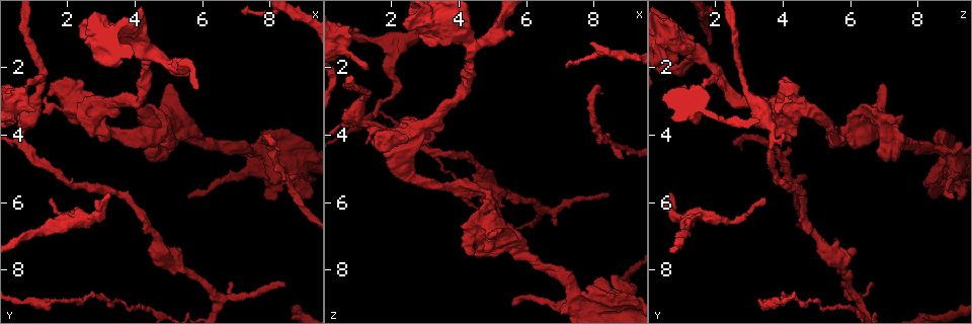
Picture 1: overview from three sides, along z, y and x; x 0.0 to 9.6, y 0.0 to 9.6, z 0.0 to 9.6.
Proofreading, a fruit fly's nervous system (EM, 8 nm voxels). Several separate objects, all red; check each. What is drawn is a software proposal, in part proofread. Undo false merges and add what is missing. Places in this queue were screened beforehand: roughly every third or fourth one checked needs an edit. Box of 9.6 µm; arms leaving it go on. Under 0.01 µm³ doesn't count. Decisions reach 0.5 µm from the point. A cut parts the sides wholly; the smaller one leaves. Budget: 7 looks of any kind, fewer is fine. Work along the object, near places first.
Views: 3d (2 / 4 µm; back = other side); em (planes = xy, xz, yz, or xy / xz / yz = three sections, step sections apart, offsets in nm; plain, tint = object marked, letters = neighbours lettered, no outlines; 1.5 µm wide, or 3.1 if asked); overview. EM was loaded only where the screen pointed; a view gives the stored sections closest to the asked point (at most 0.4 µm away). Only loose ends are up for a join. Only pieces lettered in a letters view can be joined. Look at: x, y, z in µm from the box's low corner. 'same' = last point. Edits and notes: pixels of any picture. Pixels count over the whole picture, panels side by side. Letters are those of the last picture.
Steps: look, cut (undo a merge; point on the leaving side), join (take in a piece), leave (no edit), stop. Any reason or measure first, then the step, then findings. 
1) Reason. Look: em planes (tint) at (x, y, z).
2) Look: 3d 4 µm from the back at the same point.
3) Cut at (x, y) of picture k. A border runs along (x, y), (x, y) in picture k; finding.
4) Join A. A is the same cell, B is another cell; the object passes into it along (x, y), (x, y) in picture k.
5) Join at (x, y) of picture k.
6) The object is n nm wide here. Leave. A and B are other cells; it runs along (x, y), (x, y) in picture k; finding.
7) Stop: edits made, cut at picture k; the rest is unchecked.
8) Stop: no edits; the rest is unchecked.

An open end. Look: em planes (plain) at (3.20, 5.75, 0.65).

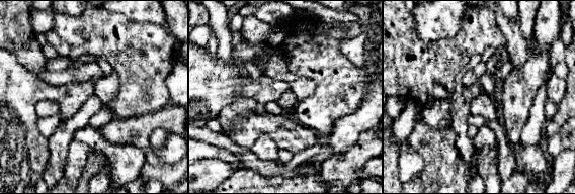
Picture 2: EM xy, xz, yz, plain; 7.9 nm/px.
With the object marked. Look: em planes (tint) at the same point.

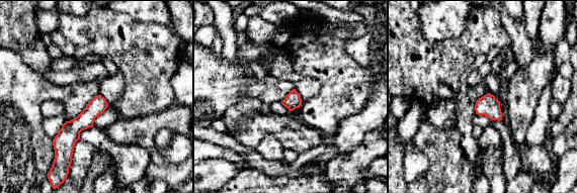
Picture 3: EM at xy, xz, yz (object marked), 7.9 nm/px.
Look: em planes (letters) at the same point.

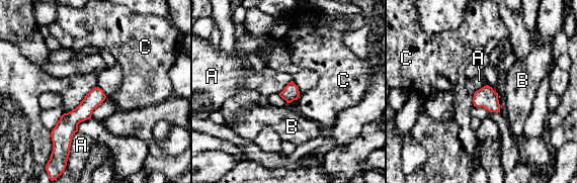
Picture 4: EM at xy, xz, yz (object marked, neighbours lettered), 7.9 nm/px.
Leave. A, B and C are other cells; it runs along (99, 91), (65, 128), (63, 141) in picture 4; no lettered piece goes on from it.

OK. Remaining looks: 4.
Look: em planes (letters) at (8.45, 8.45, 5.70).

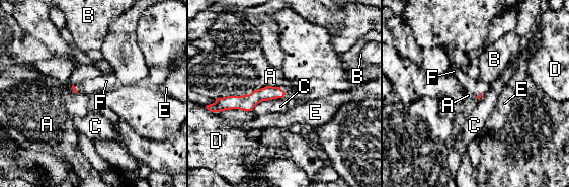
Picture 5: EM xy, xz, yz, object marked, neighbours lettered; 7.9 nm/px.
Join F. F is the same cell, A, B, C, D and E are other cells; the cell continues.

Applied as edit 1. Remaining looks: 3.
See it whole again. Look: overview.

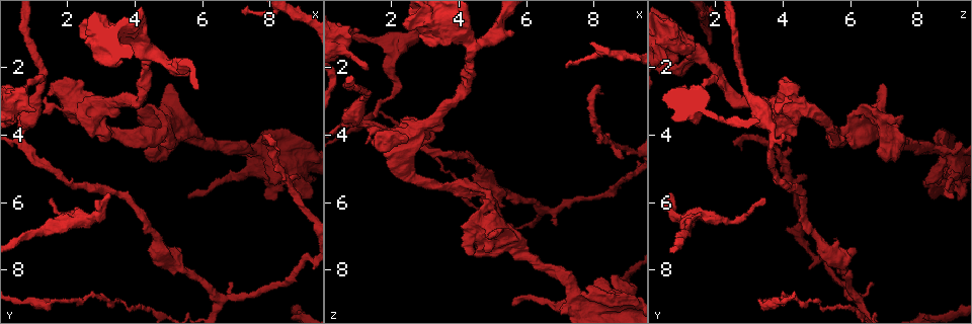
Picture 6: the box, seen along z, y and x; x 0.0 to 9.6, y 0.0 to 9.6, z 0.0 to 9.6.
Thin end. Look: em planes (letters) at (5.60, 5.80, 9.05).

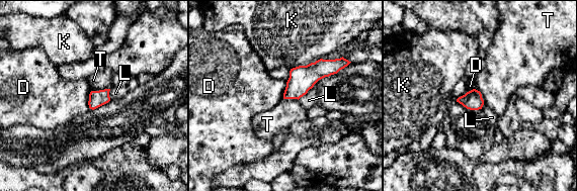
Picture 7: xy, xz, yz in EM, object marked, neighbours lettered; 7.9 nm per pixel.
Leave. D, K, L and T are other cells; a border runs along (109, 88), (91, 91) in picture 7; none of them fits.

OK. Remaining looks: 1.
Stop: edits made, join at picture 5; the rest is unchecked.

